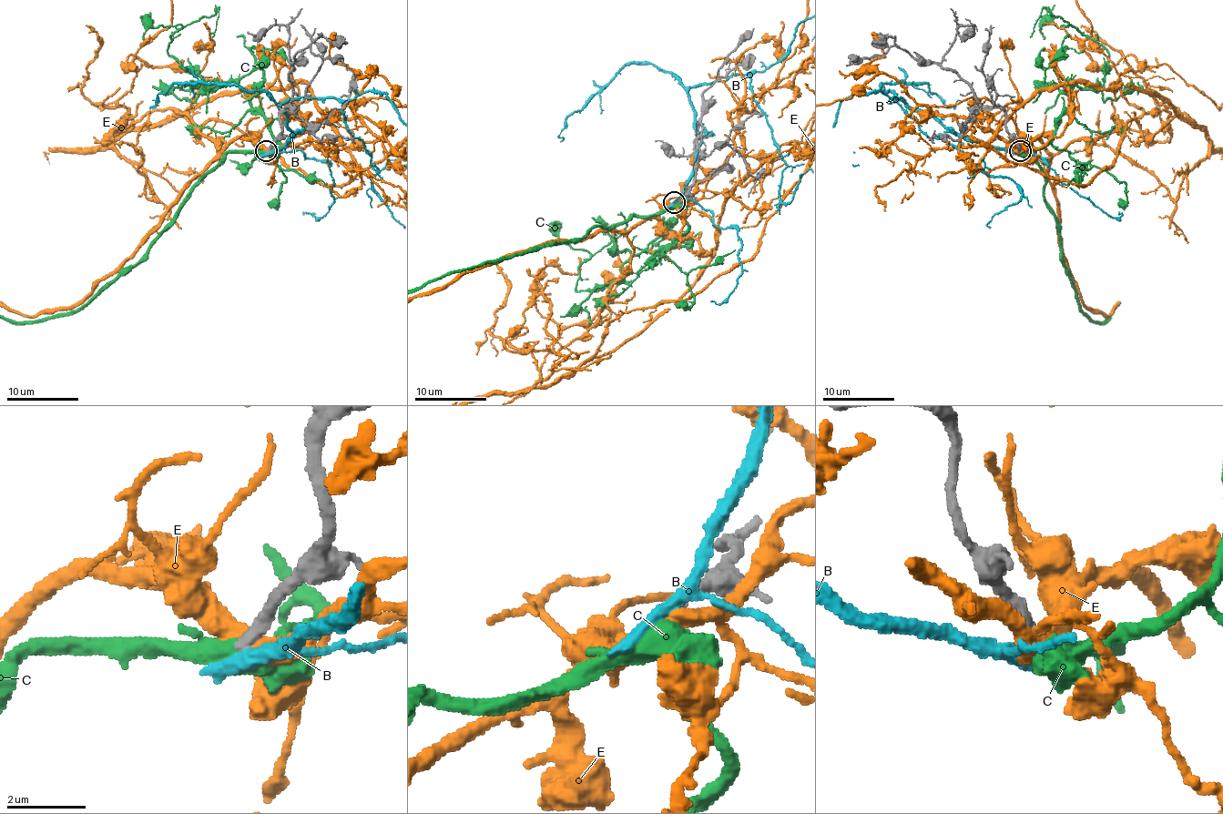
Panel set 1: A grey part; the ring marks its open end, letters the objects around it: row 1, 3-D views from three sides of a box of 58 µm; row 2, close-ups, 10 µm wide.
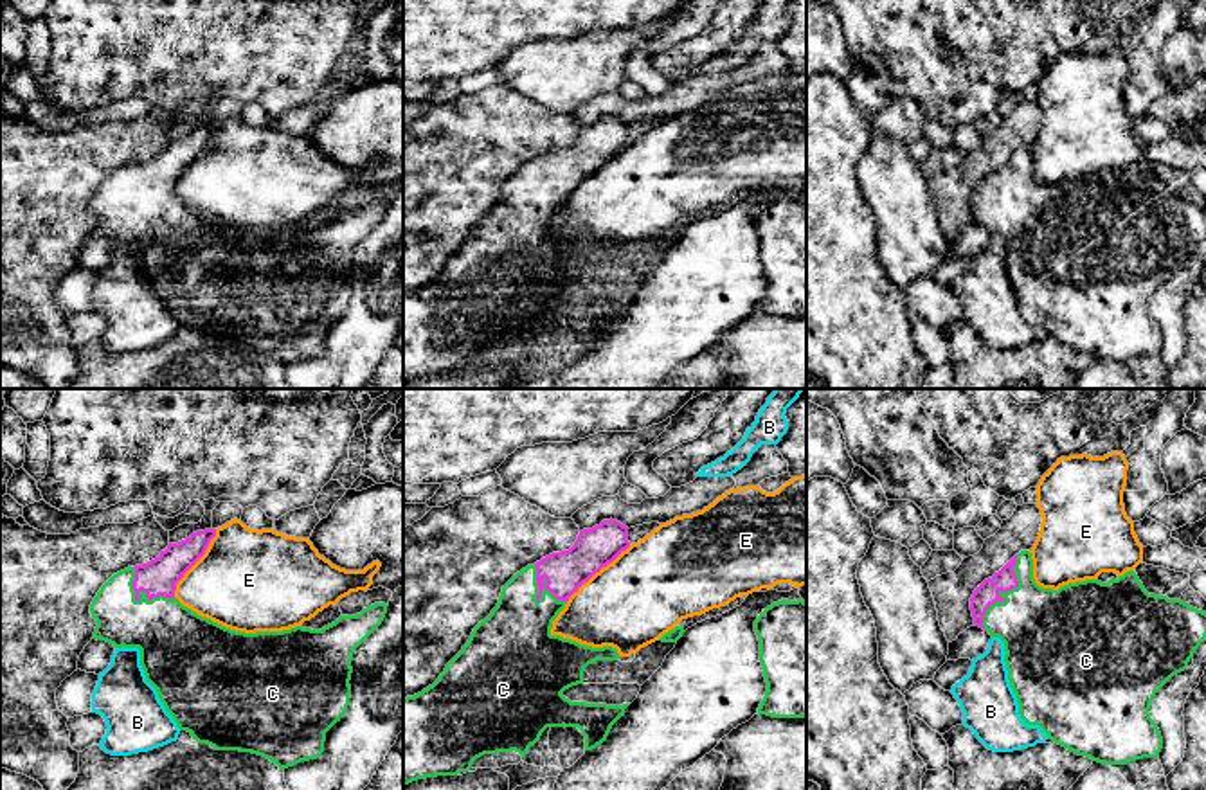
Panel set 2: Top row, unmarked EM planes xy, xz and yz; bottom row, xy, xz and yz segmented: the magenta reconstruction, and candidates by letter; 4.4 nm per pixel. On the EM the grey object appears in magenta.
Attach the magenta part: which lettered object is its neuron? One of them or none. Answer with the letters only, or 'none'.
C

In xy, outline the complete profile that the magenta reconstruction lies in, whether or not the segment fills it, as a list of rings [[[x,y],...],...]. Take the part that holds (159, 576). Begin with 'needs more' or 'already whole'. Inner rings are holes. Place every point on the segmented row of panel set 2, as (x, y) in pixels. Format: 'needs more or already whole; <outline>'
needs more; [[[216,529],[196,531],[178,543],[169,543],[155,560],[113,574],[90,605],[90,614],[97,621],[92,639],[115,648],[139,648],[146,680],[157,689],[178,729],[187,731],[198,743],[216,750],[252,752],[281,770],[317,759],[324,752],[326,732],[347,711],[353,653],[382,624],[389,605],[374,603],[356,615],[340,615],[322,630],[295,626],[283,632],[245,633],[225,628],[175,597],[176,583],[205,554],[214,536]]]

